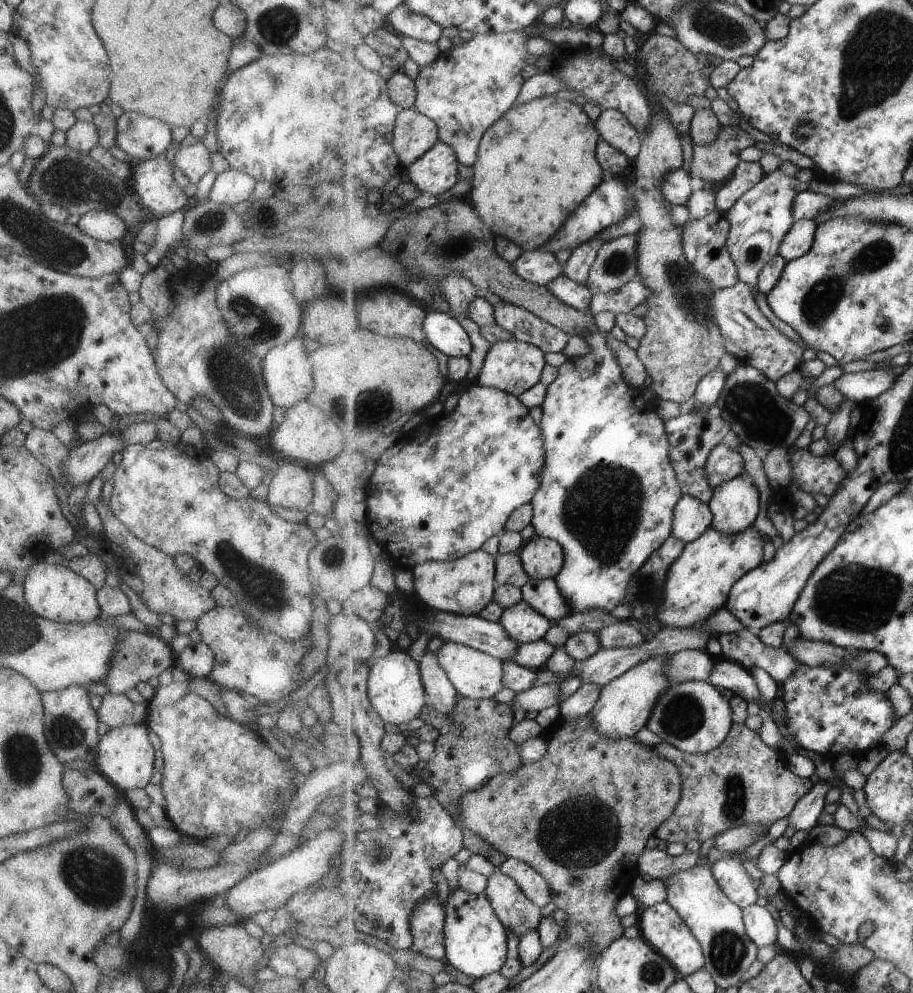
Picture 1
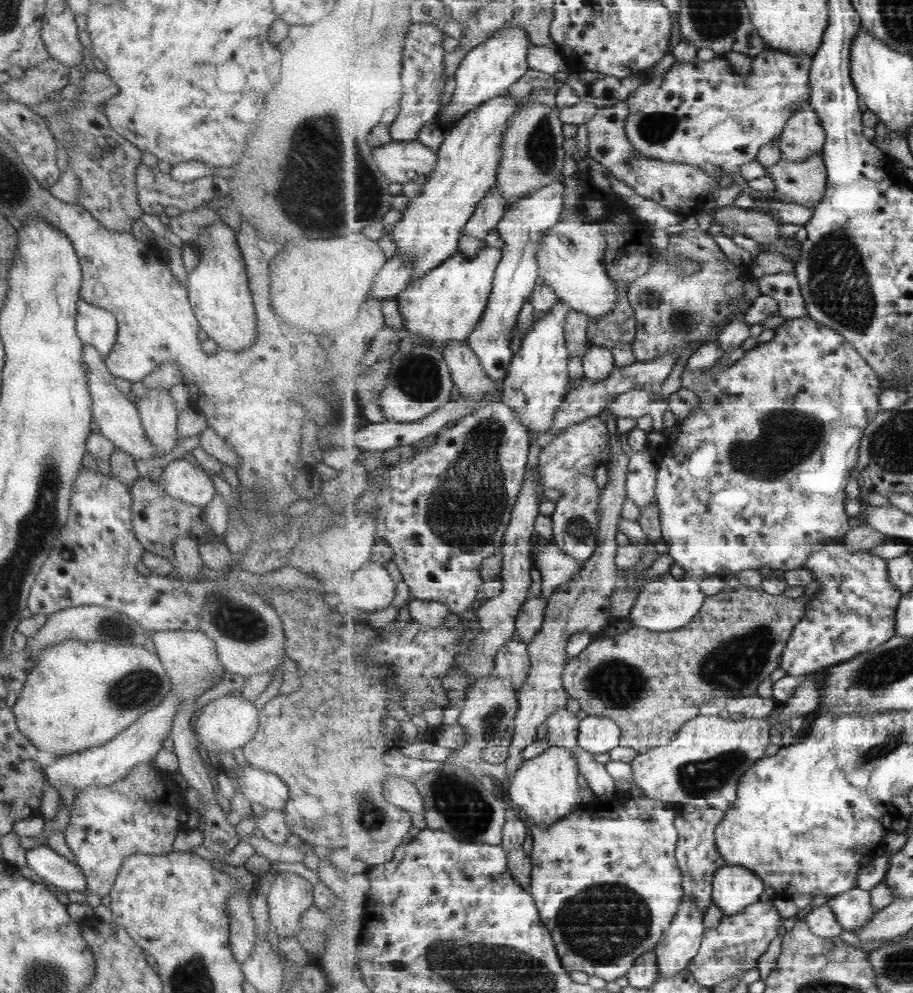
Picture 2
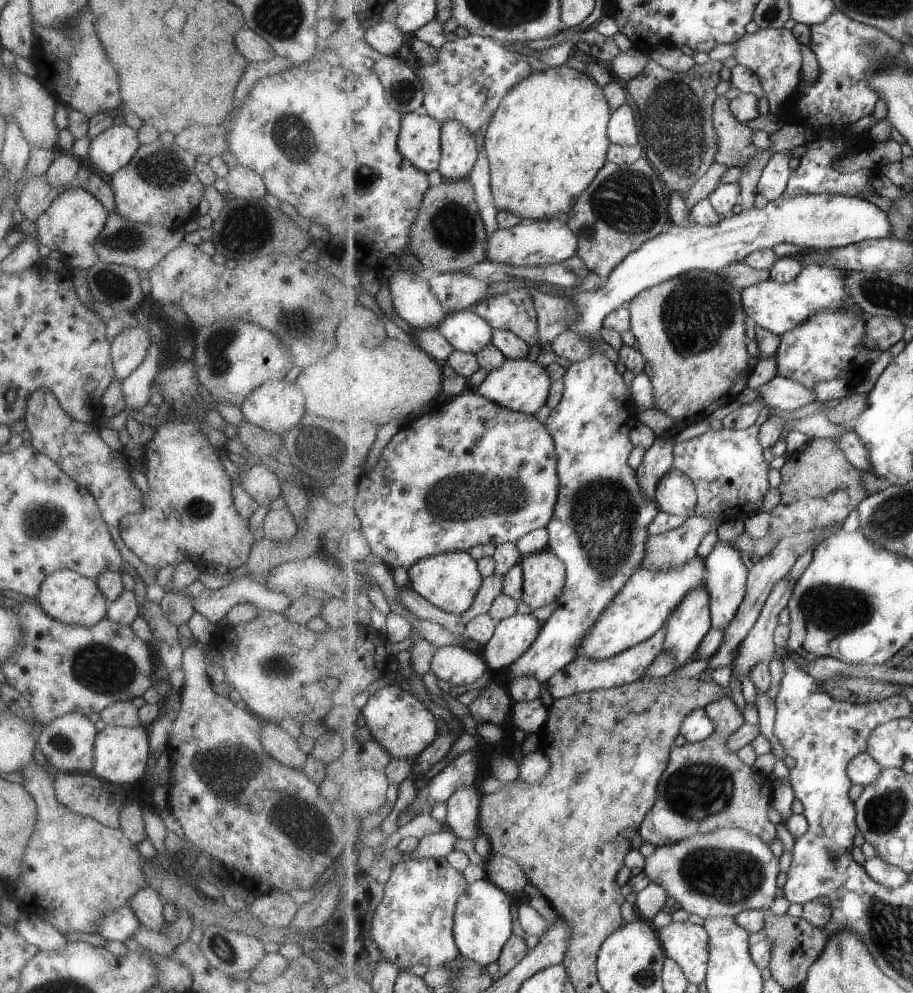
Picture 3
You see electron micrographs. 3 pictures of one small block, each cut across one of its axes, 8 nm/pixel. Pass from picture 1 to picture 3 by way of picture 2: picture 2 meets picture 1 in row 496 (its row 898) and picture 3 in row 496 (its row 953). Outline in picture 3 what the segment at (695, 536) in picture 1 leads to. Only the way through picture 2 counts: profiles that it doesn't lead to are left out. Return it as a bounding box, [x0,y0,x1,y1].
[655,466,699,519]

